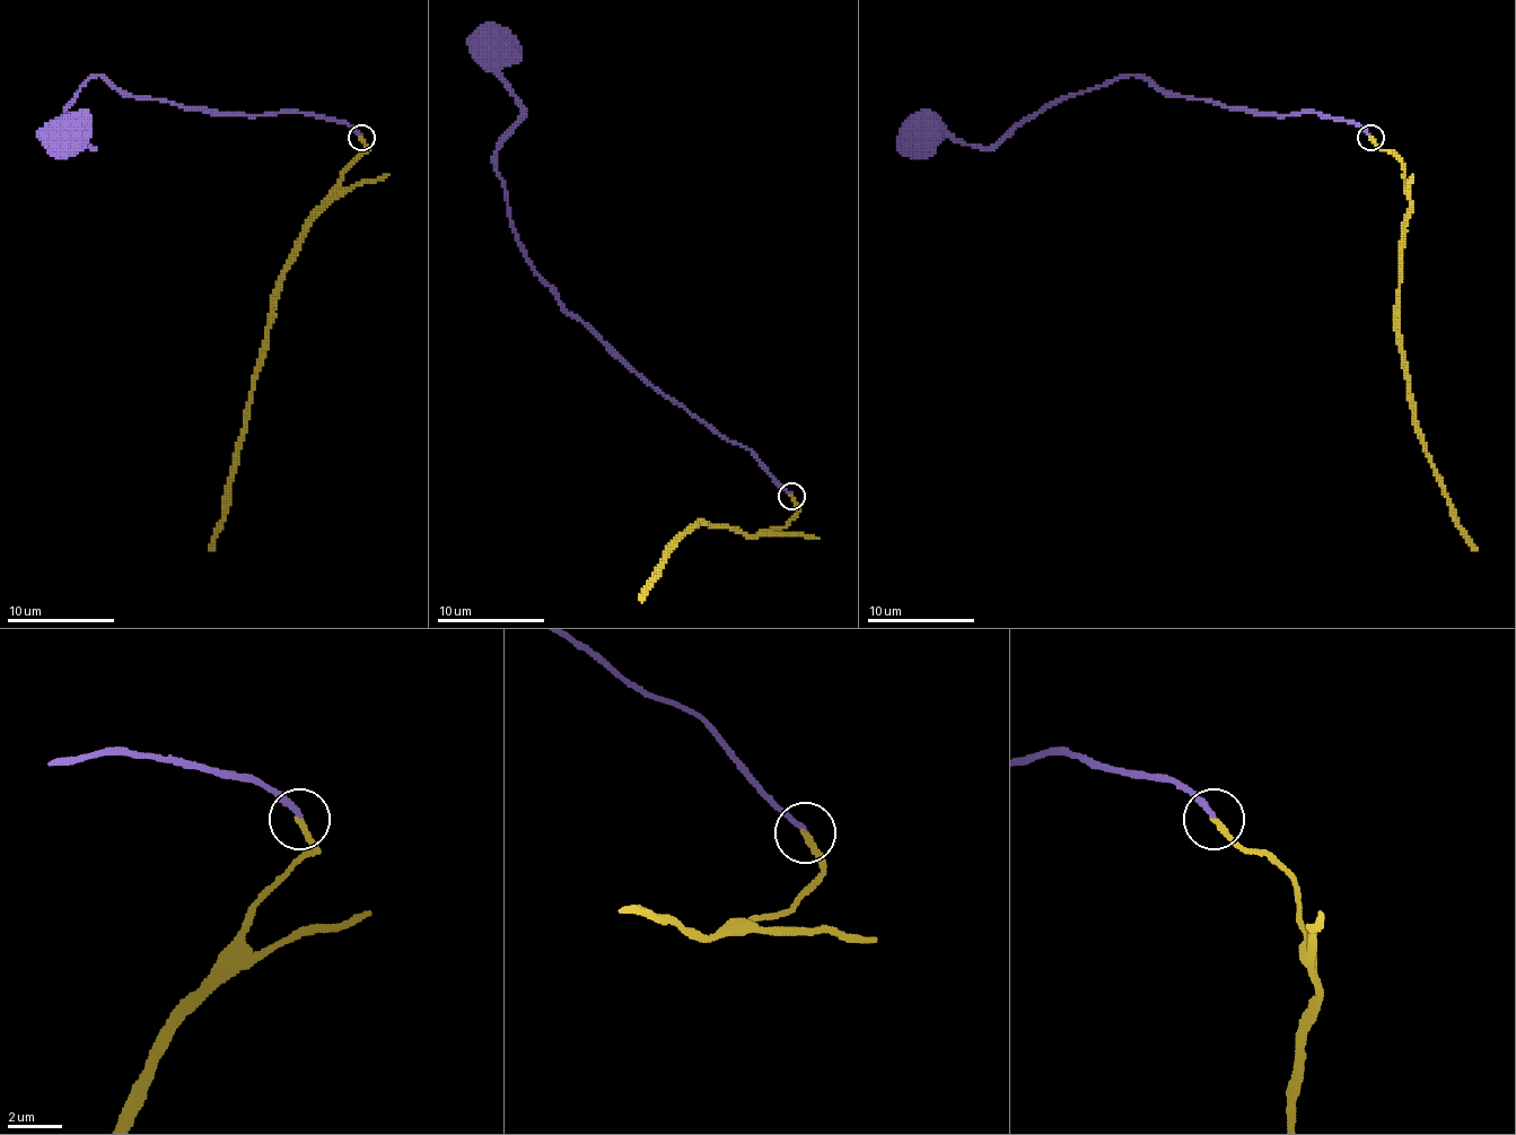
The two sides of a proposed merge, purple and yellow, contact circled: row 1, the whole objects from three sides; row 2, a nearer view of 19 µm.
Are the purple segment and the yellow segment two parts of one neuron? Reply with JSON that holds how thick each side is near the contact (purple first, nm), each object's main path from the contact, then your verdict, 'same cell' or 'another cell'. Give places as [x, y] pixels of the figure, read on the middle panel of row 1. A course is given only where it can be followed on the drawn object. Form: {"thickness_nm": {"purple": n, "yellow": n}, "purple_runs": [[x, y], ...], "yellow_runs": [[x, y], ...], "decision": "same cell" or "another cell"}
{"thickness_nm": {"purple": 190, "yellow": 220}, "purple_runs": [[791, 495], [748, 450], [614, 356], [534, 269], [497, 171], [497, 146], [520, 114], [497, 50]], "yellow_runs": [[791, 495], [797, 514], [783, 527], [760, 535], [698, 524], [684, 532], [666, 551], [641, 602]], "decision": "same cell"}

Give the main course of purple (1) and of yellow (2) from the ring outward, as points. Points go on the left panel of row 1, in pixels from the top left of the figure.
1: (361, 137), (308, 112), (227, 115), (125, 96), (96, 75), (67, 107), (67, 121), (90, 147), (67, 134)
2: (361, 137), (367, 150), (343, 174), (340, 190), (310, 223), (283, 273), (225, 515), (211, 550)

